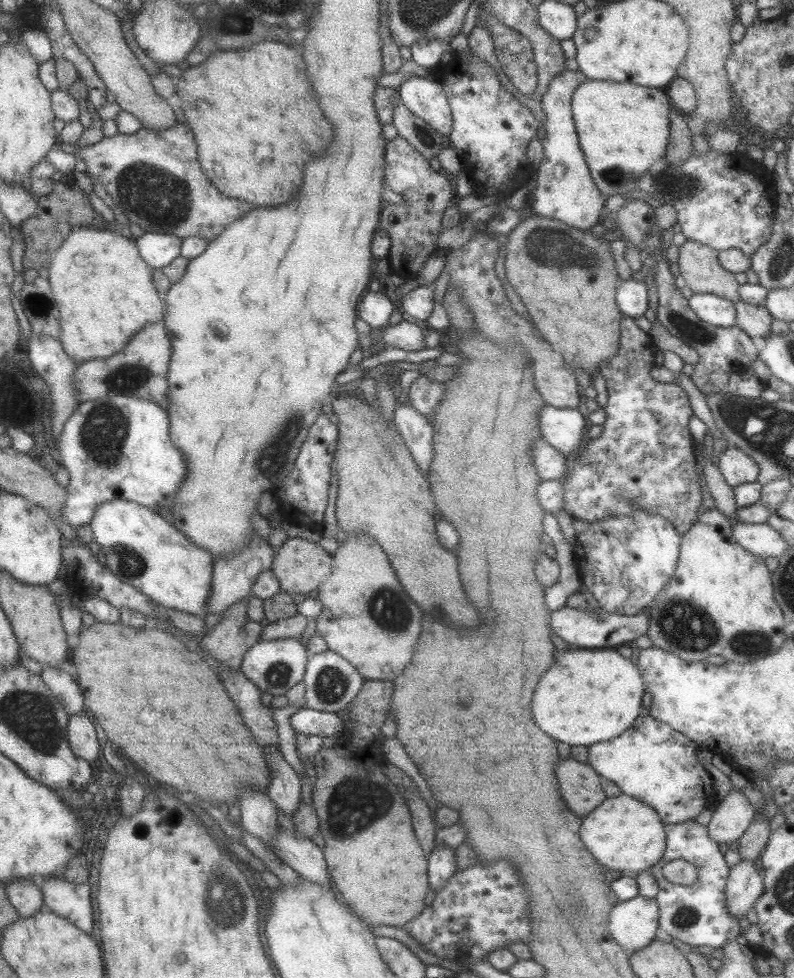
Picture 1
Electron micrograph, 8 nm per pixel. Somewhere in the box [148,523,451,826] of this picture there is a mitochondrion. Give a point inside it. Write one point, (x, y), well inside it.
(331, 685)

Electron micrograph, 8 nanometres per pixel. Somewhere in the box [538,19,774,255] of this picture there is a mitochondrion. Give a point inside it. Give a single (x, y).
(676, 184)

